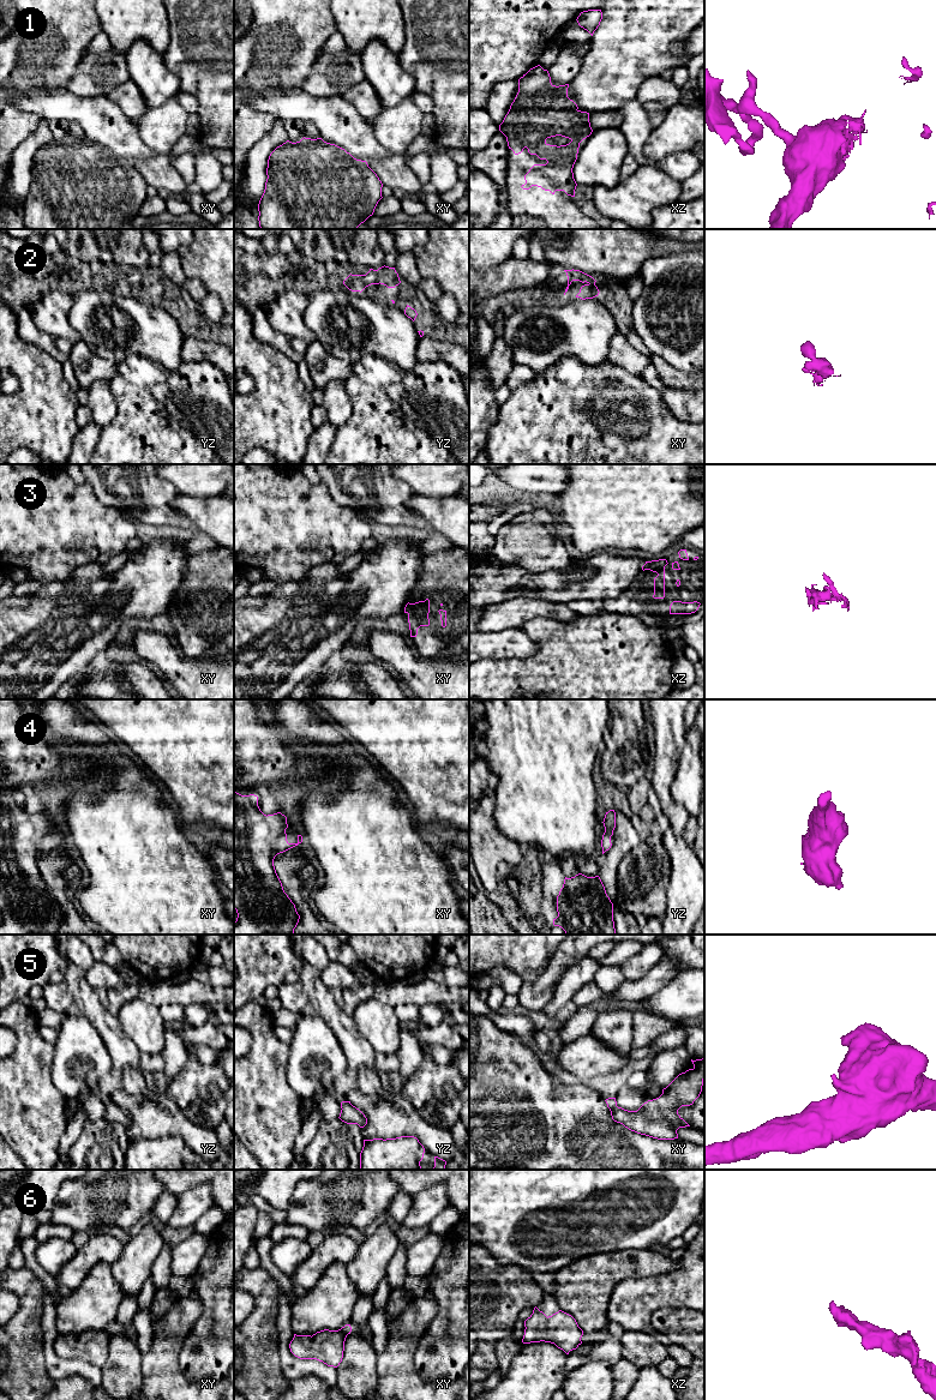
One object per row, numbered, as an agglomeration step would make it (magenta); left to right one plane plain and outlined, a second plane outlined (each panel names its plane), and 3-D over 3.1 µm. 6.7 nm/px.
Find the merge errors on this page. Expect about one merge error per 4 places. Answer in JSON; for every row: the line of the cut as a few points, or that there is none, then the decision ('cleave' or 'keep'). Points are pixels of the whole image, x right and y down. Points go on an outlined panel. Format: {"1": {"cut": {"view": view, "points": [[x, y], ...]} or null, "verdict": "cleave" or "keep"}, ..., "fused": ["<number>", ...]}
{"1": {"cut": null, "verdict": "keep"}, "2": {"cut": null, "verdict": "keep"}, "3": {"cut": null, "verdict": "keep"}, "4": {"cut": null, "verdict": "keep"}, "5": {"cut": null, "verdict": "keep"}, "6": {"cut": null, "verdict": "keep"}, "fused": []}

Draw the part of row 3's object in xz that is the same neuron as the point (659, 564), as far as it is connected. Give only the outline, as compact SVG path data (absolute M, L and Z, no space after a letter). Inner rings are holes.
M666 559L646 561L642 566L642 570L650 570L656 572L658 576L654 578L654 599L664 599L665 597L665 566L667 565Z

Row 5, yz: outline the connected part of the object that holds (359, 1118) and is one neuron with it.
M350 1101L341 1102L341 1113L340 1119L347 1124L358 1124L360 1128L364 1128L367 1124L367 1118L365 1114L353 1106Z

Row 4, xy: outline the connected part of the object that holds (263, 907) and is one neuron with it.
M234 791L234 908L238 913L234 935L294 935L300 915L295 905L284 893L274 866L274 859L277 854L302 842L302 836L298 835L298 842L289 843L286 834L287 828L284 815L277 812L266 816L258 806L257 795L241 795Z

